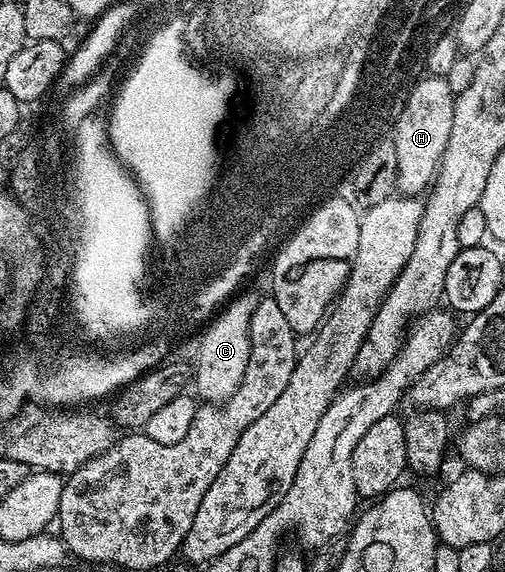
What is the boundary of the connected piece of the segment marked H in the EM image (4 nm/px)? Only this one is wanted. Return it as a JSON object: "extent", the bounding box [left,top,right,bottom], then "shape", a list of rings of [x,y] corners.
{"extent":[395,75,455,195],"shape":[[[426,75],[421,78],[404,103],[404,111],[395,124],[397,192],[402,195],[422,195],[434,184],[438,166],[442,164],[448,135],[452,135],[455,90],[450,90],[445,76]]]}

